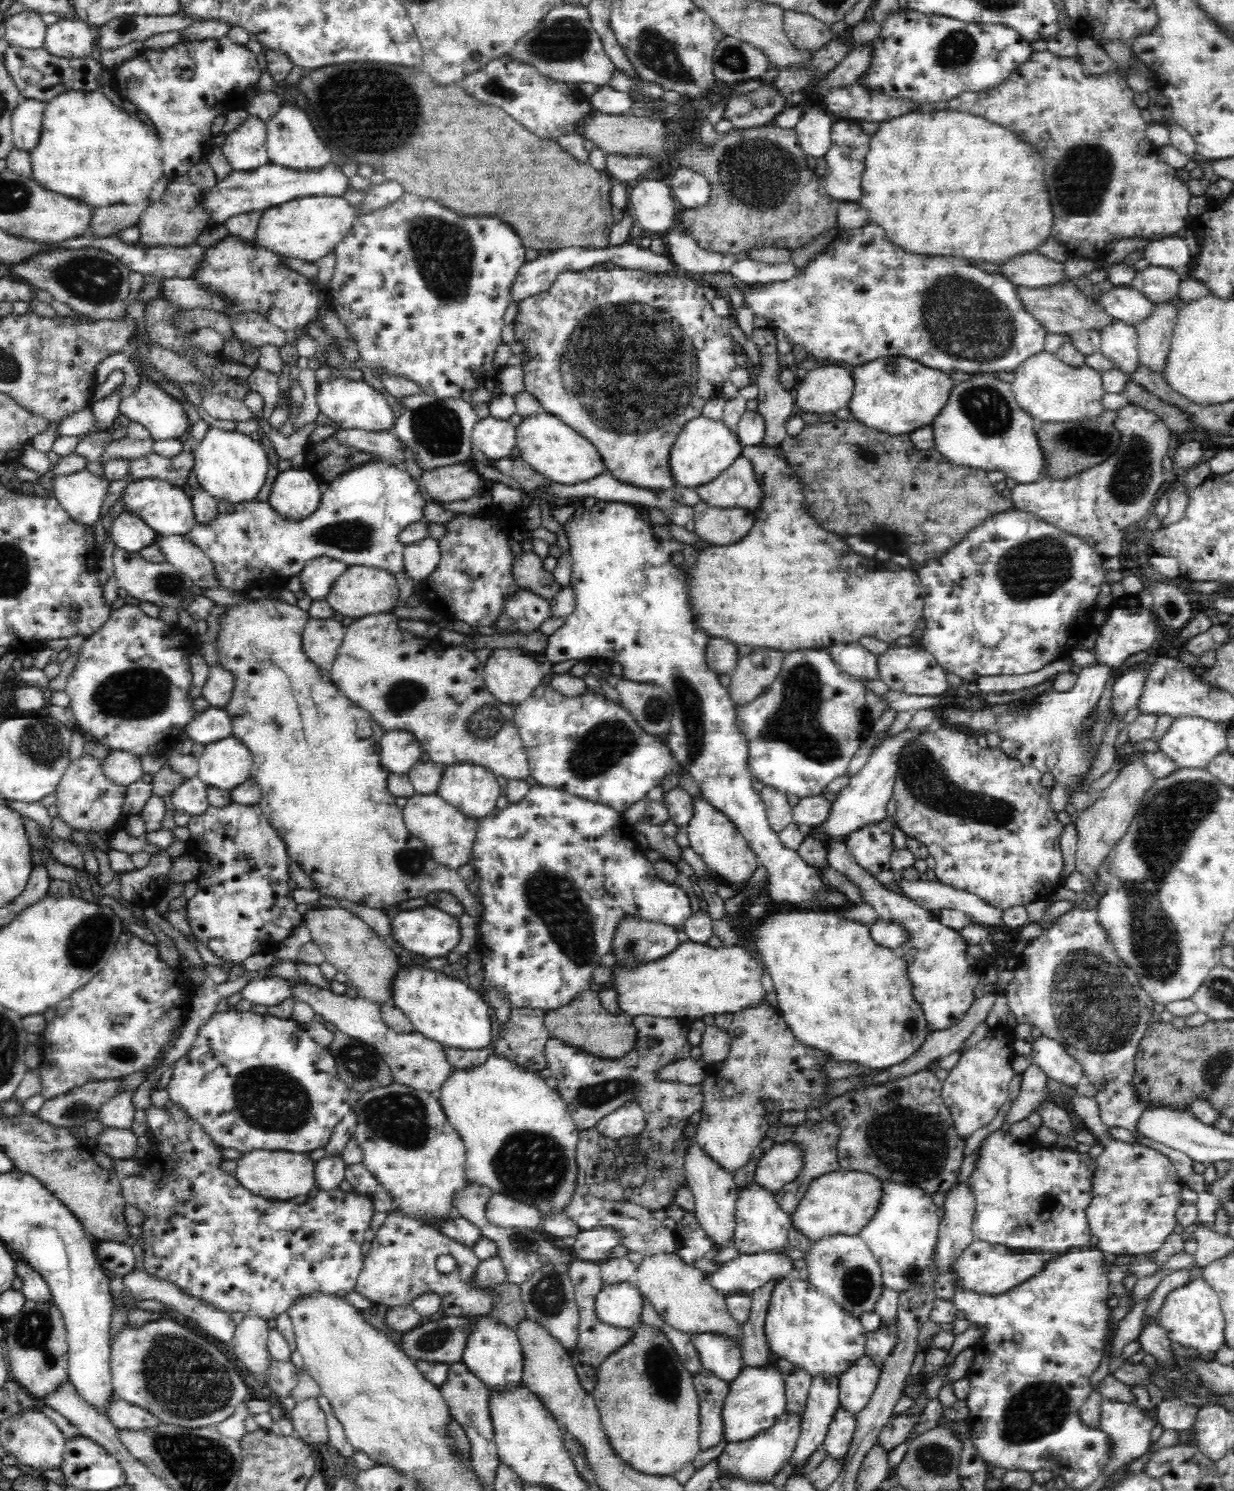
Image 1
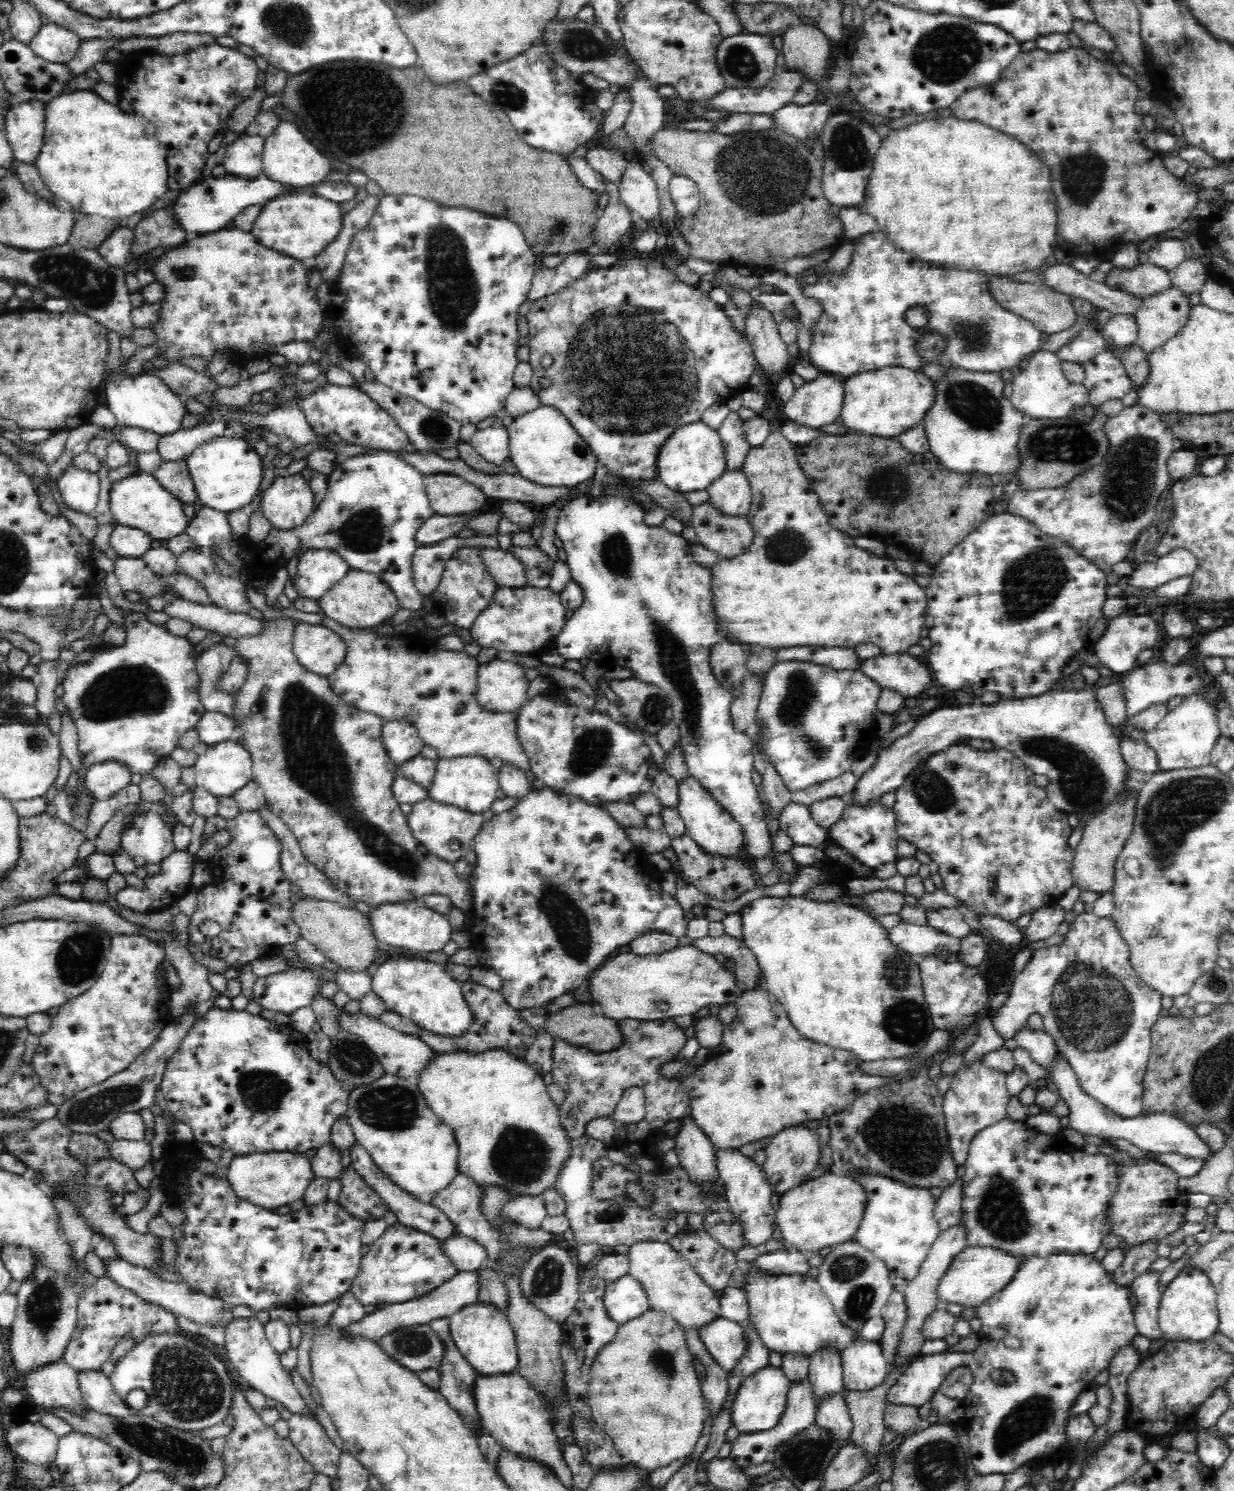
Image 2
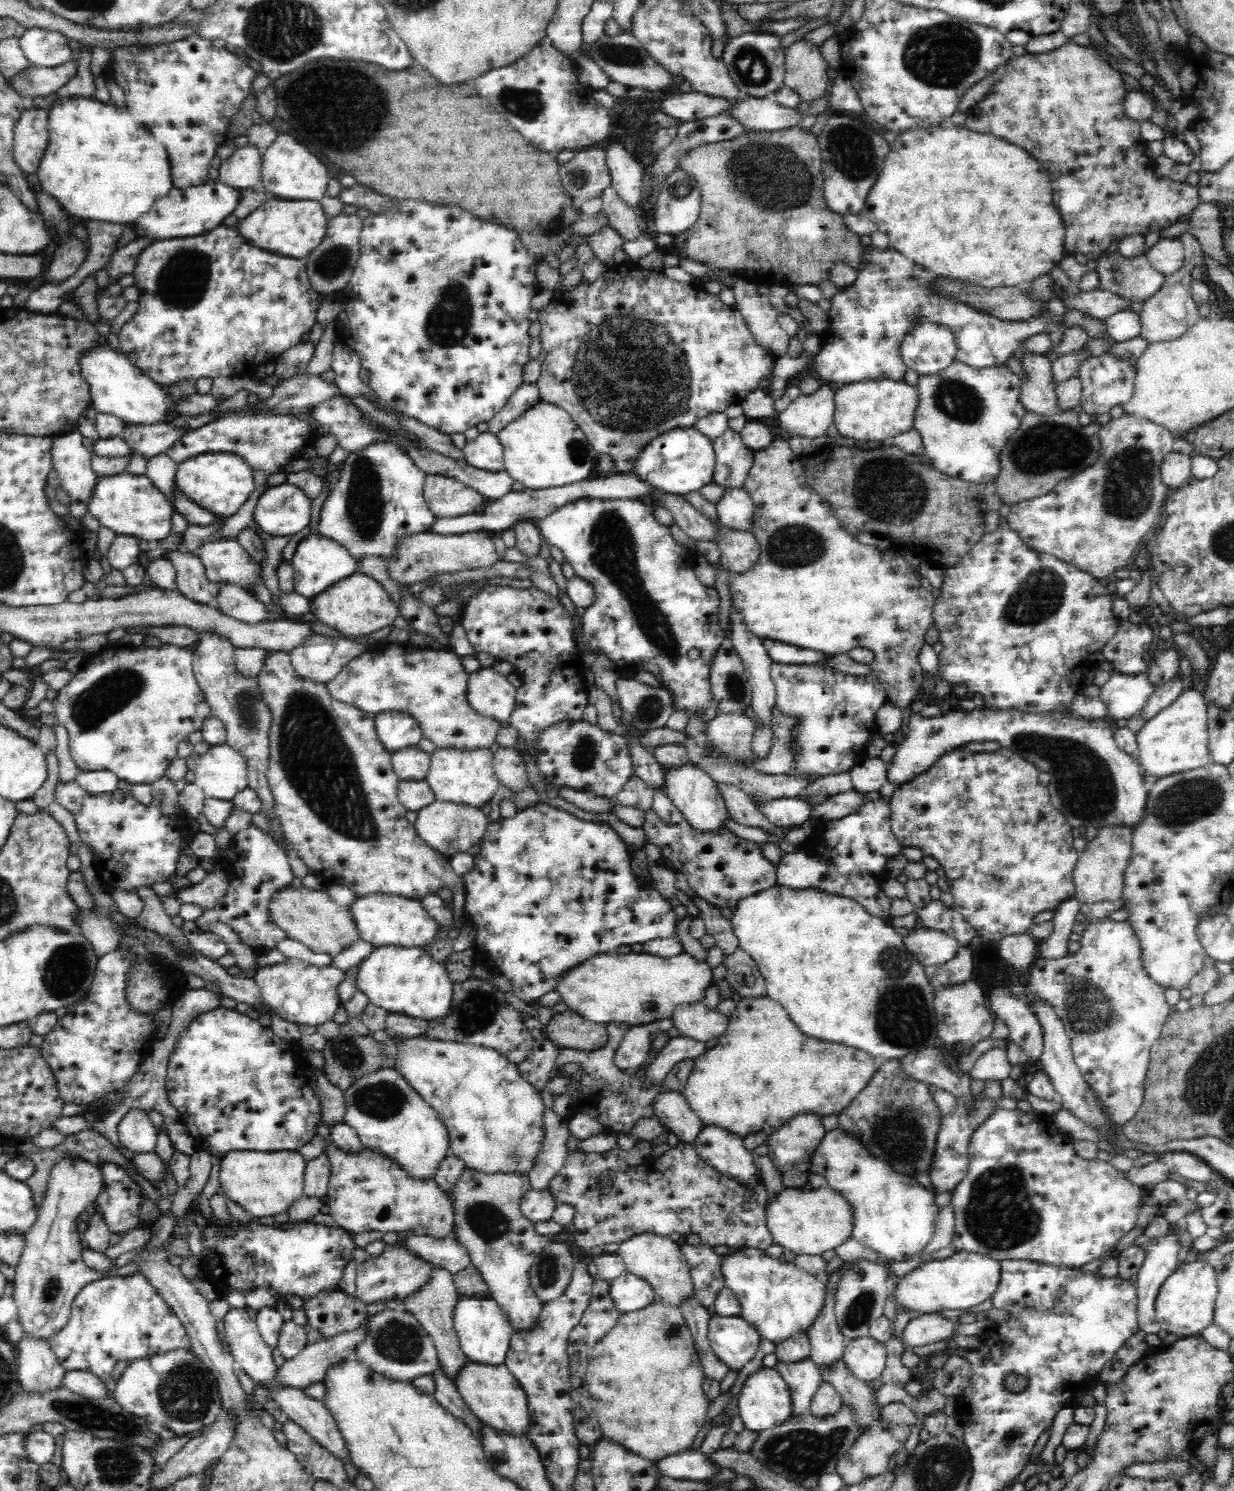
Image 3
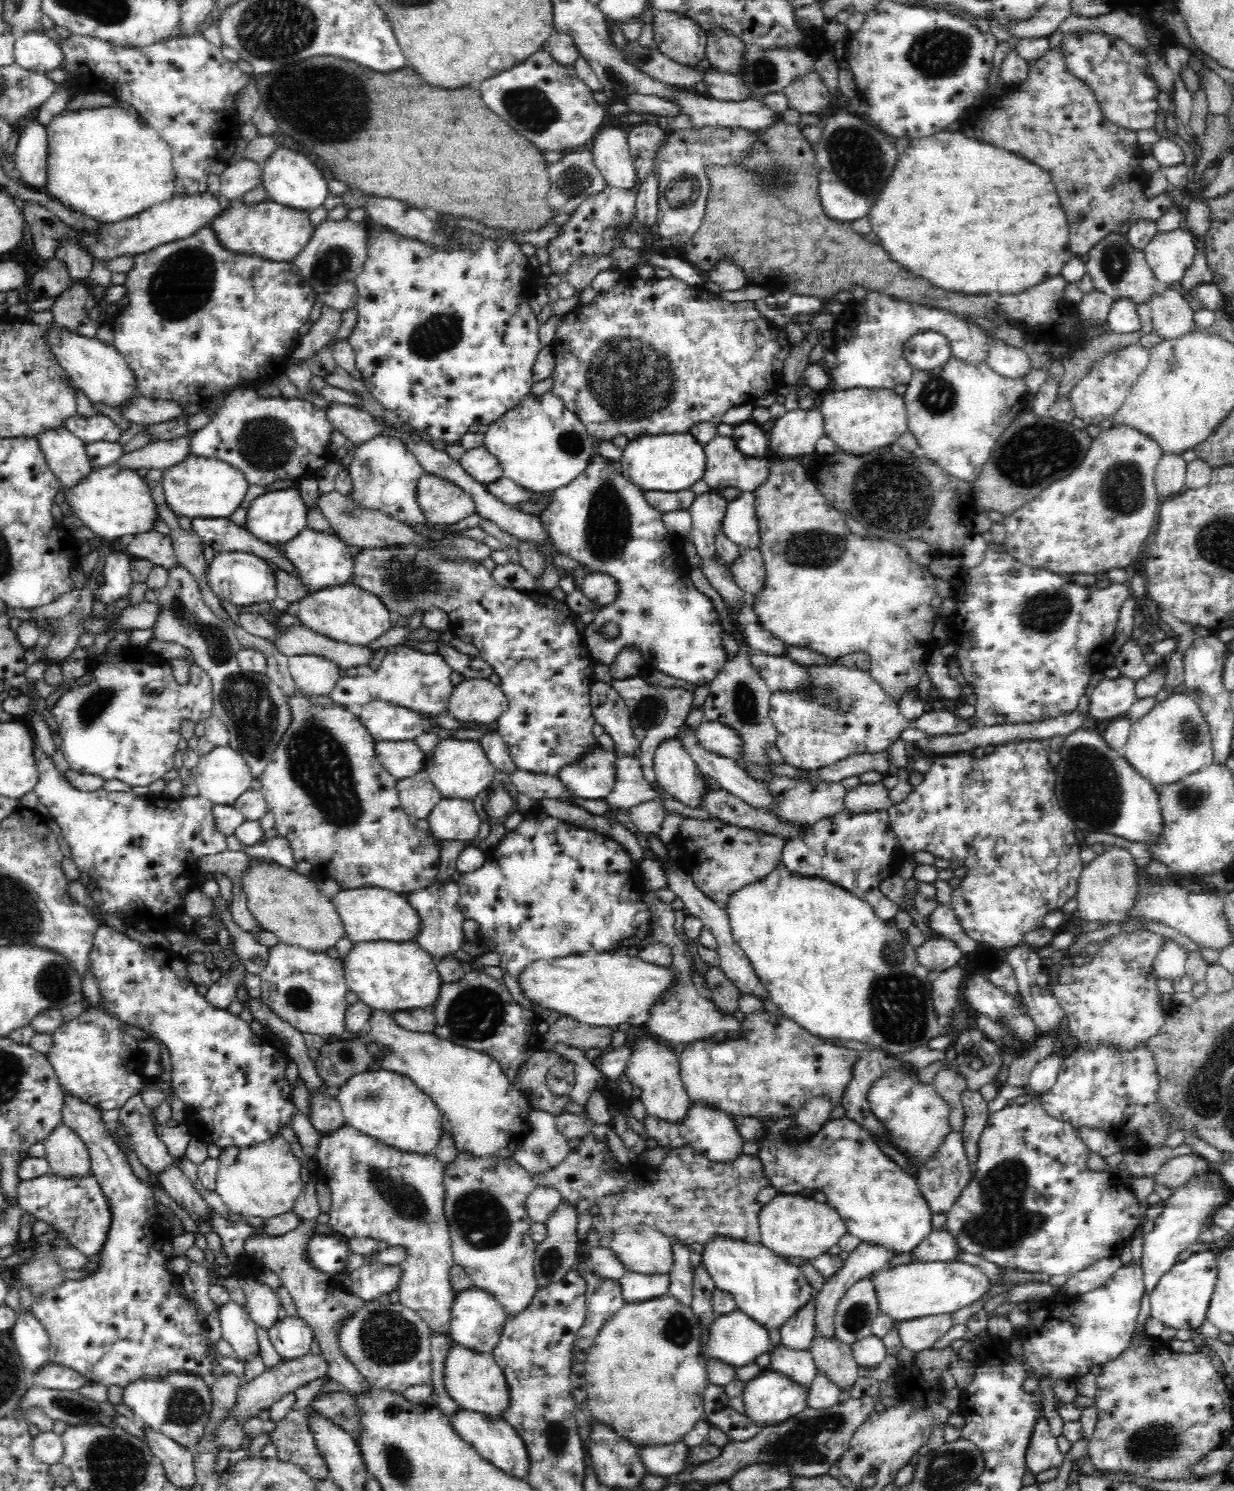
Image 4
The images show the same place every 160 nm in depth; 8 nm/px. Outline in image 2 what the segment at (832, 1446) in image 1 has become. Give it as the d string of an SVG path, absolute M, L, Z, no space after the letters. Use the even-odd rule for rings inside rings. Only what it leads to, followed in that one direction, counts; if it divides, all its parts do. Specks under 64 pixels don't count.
M840 1393L827 1395L816 1404L815 1423L825 1428L834 1440L846 1440L846 1444L849 1442L852 1421L846 1401Z

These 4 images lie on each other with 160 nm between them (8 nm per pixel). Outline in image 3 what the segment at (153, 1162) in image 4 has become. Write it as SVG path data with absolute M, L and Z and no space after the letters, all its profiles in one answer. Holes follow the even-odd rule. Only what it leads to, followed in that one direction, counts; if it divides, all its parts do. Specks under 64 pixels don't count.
M128 1108L128 1112L118 1122L116 1132L121 1144L130 1152L148 1154L155 1152L156 1128L146 1109Z

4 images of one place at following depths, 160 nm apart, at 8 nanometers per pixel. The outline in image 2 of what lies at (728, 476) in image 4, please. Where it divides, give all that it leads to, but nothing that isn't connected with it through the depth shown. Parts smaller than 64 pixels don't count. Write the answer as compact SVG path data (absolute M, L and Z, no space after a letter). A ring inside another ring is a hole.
M732 412L717 430L723 441L724 457L727 460L726 471L740 471L751 446L747 443L743 433L743 421Z

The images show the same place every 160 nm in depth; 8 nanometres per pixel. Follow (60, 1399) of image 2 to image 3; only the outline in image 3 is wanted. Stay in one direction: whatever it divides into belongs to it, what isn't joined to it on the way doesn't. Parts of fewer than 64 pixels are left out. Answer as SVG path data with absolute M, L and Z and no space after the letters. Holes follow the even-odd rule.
M24 1334L18 1348L18 1379L25 1392L46 1392L60 1387L67 1372L58 1362L48 1339Z

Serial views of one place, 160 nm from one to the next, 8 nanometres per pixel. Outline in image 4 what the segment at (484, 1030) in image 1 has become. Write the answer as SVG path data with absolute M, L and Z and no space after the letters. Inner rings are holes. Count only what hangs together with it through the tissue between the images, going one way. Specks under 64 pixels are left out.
M376 940L370 943L357 942L352 944L350 952L342 958L344 978L348 989L356 992L359 1000L371 1009L388 1012L419 1010L435 1006L442 983L439 972L436 971L436 963L432 955L424 952L424 949L414 940L407 943L393 943L388 940Z

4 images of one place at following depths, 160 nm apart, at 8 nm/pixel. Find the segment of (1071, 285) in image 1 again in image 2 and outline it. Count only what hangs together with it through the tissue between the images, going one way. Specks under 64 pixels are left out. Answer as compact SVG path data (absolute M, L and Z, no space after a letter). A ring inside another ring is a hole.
M994 276L989 280L988 285L990 285L991 296L995 298L995 302L1007 312L1030 321L1040 333L1048 336L1056 334L1068 330L1076 322L1077 315L1071 302L1072 298L1066 294L1054 291L1043 283L1026 284L1011 278L995 278Z

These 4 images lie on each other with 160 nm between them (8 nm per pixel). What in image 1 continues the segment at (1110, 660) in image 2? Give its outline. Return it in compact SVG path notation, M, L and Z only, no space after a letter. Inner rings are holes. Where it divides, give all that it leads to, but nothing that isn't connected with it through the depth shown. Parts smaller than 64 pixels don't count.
M1142 606L1137 608L1114 607L1107 614L1106 623L1095 632L1097 637L1092 652L1096 660L1101 665L1122 671L1126 670L1125 662L1129 656L1142 650L1149 650L1157 637L1156 626L1152 621L1152 611Z

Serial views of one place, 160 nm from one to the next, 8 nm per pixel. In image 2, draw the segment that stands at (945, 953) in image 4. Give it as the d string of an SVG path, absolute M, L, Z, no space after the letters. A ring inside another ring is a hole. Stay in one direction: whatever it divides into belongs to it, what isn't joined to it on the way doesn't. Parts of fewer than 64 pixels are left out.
M901 922L888 931L890 942L917 960L928 957L940 949L955 954L960 949L960 938L936 930L930 925Z

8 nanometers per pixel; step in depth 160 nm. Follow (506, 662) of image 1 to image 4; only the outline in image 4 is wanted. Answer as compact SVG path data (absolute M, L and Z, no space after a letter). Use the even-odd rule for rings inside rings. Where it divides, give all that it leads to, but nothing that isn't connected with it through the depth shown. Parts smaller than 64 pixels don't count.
M494 679L463 680L452 688L447 702L448 716L462 722L463 728L467 728L468 724L493 727L506 708L508 708L507 697L504 696L503 689L496 684Z

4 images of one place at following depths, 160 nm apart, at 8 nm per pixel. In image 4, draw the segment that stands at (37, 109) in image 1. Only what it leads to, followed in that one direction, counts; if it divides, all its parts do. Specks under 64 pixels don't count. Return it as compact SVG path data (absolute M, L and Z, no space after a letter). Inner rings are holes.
M30 123L21 132L15 150L16 168L20 171L21 182L36 190L45 190L47 183L48 143L47 129L38 124Z

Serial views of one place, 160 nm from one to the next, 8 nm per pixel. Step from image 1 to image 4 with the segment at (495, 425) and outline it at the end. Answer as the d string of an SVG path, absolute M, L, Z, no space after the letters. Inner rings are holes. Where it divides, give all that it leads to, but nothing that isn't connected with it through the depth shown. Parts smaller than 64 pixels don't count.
M479 446L478 448L468 449L459 460L462 468L474 480L482 483L486 488L493 481L497 481L503 476L503 470L499 460L487 448Z

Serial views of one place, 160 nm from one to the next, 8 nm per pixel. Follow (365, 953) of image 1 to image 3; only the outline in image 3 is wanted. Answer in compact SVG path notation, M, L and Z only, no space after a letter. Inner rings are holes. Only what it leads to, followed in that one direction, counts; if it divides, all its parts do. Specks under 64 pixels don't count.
M304 885L300 888L285 887L283 891L276 892L276 895L272 896L270 915L271 920L287 933L287 938L302 943L316 954L324 952L334 957L359 938L358 929L348 906L334 903L326 890L310 889Z

